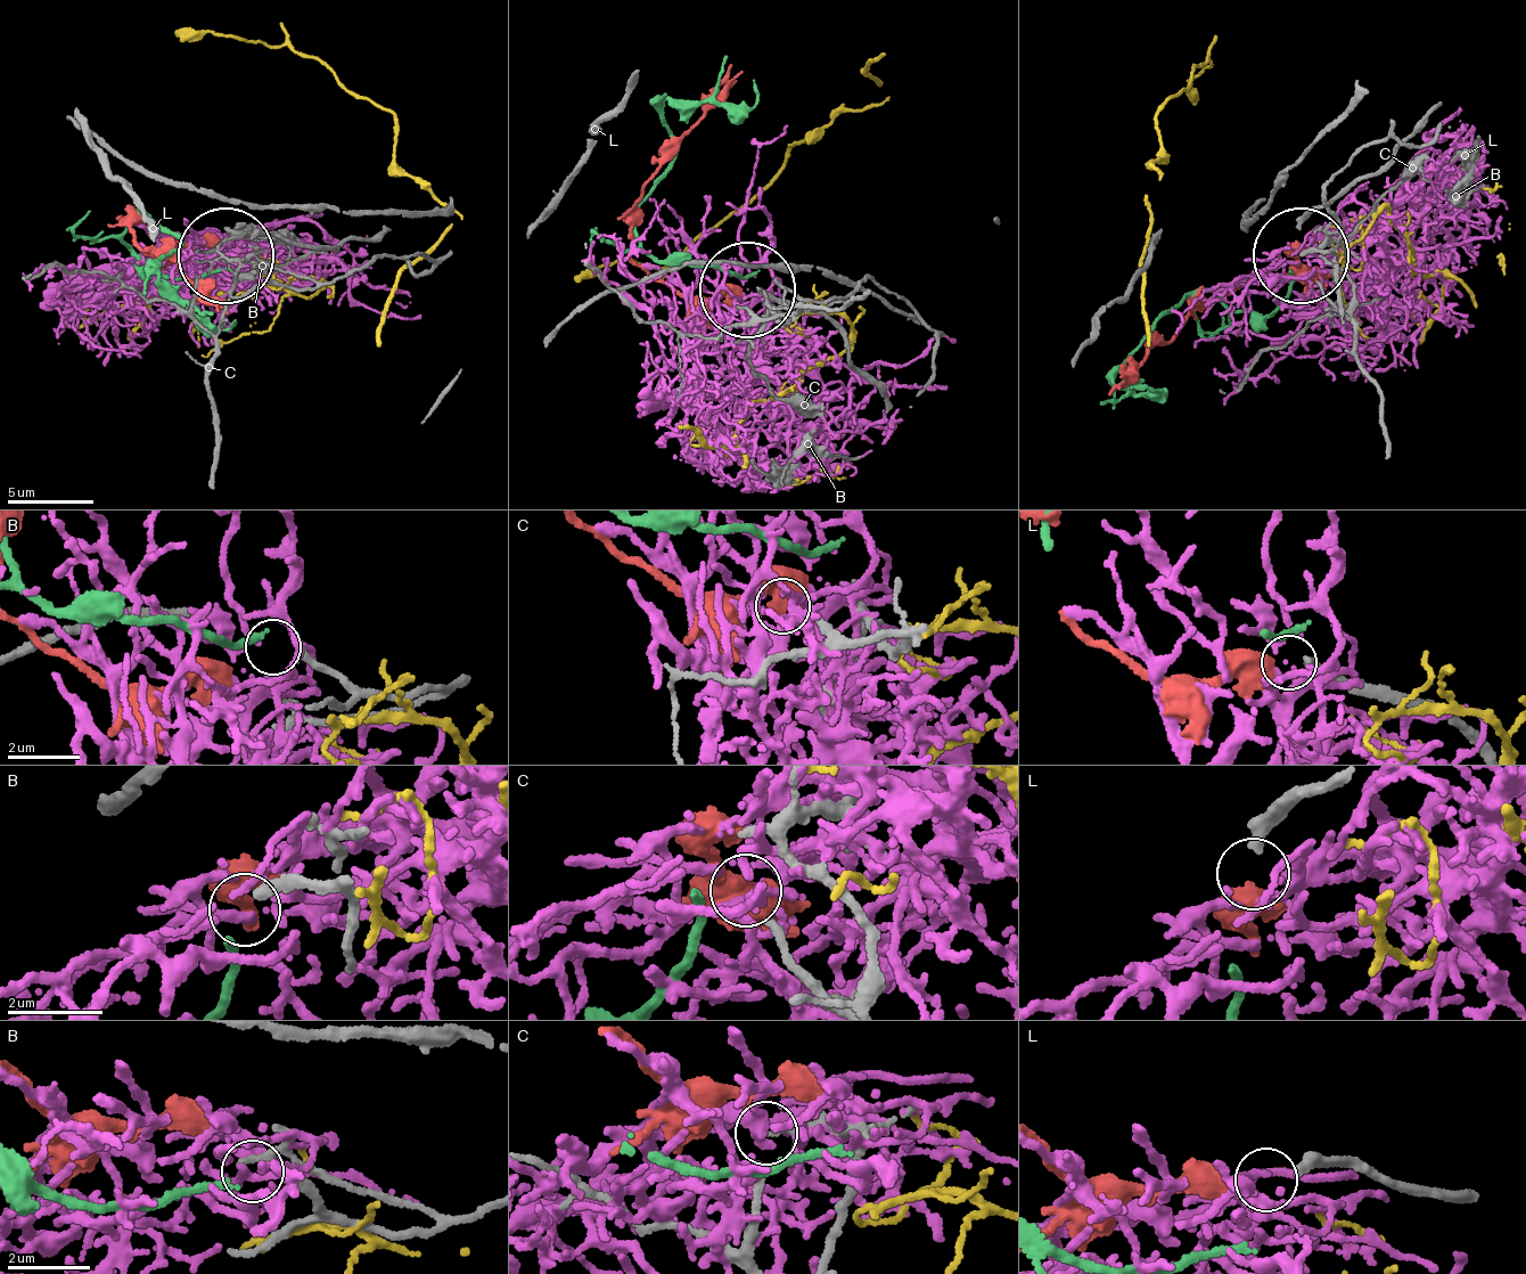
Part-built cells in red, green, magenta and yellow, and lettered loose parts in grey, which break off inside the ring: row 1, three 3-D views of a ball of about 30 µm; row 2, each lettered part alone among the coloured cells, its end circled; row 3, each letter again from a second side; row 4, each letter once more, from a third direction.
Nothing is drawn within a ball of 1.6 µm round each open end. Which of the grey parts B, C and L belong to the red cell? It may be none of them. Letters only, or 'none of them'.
L

